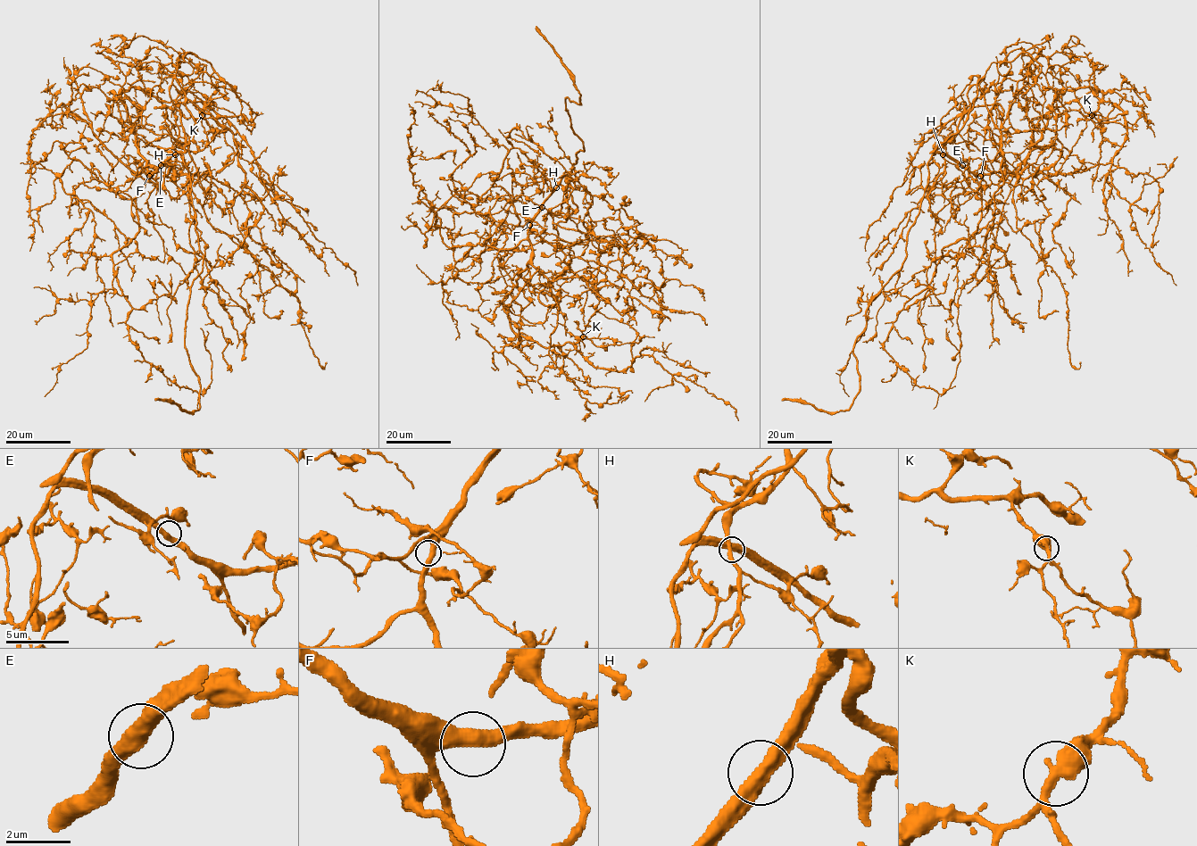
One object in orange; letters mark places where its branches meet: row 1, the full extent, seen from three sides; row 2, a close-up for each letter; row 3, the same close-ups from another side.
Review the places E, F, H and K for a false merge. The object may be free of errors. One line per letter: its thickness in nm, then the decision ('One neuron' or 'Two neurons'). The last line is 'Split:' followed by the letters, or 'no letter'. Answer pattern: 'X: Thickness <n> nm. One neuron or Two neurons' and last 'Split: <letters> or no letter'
E: Thickness 460 nm. One neuron
F: Thickness 440 nm. One neuron
H: Thickness 440 nm. One neuron
K: Thickness 460 nm. One neuron
Split: no letter

